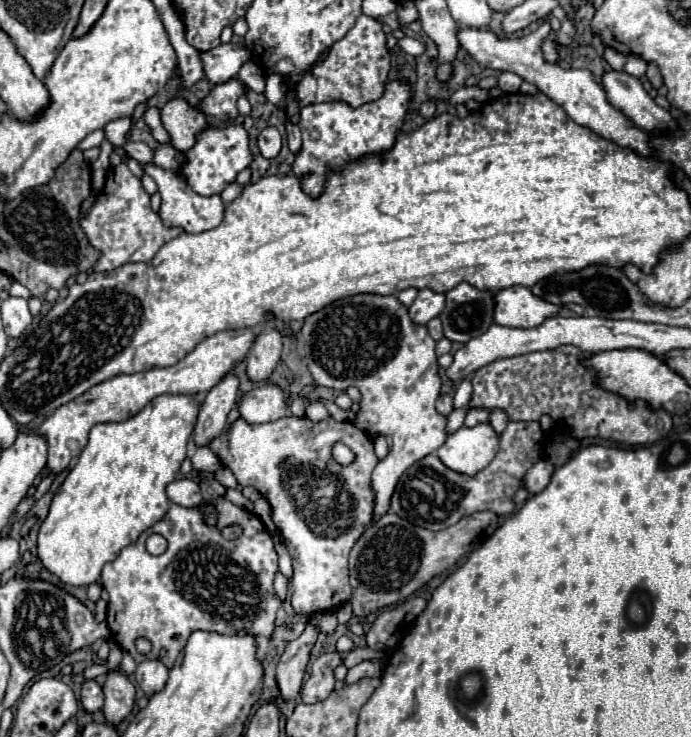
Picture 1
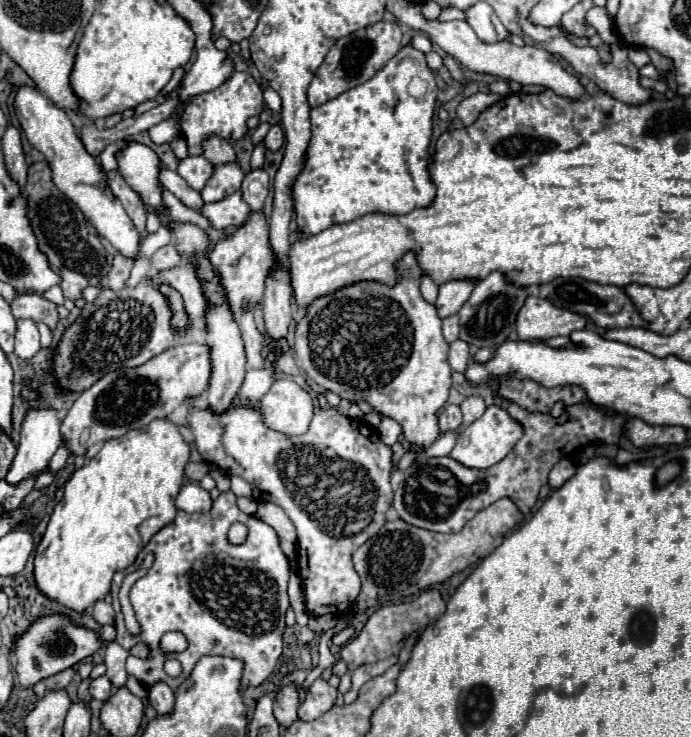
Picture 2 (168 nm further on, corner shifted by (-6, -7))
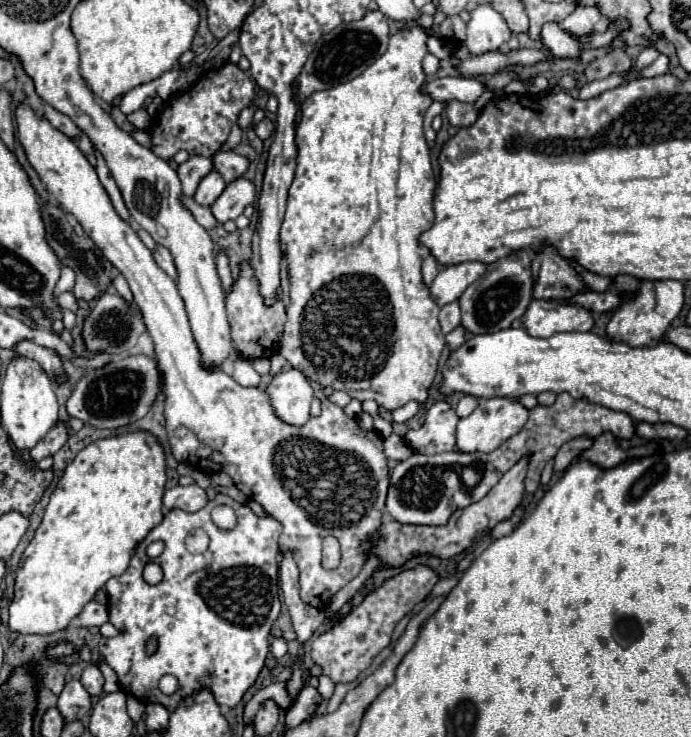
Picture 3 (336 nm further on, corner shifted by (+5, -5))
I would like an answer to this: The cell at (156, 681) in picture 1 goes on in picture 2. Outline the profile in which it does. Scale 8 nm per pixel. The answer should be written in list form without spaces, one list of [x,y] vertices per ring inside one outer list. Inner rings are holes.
[[[156,683],[148,689],[148,701],[158,715],[170,715],[174,709],[174,691],[166,683]]]

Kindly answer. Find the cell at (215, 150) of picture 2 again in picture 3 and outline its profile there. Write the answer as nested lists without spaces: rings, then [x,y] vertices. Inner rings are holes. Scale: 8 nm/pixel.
[[[217,151],[213,155],[213,169],[221,173],[221,177],[229,183],[237,177],[241,177],[249,167],[249,161],[233,151]]]

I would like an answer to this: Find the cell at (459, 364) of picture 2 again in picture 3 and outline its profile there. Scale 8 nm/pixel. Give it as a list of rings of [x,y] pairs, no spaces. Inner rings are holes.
[[[455,327],[455,329],[445,337],[445,341],[447,341],[449,351],[453,353],[457,347],[461,347],[461,343],[465,343],[465,329],[463,329],[463,327]]]

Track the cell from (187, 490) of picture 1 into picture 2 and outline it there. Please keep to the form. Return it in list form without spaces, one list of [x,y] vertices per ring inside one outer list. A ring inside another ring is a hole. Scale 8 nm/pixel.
[[[198,483],[184,485],[176,497],[176,507],[186,513],[208,513],[212,507],[212,497]]]

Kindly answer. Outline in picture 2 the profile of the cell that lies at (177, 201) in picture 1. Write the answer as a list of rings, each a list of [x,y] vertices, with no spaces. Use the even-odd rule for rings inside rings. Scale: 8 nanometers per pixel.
[[[236,191],[218,203],[206,203],[202,215],[208,217],[212,227],[224,229],[228,225],[242,225],[250,215],[250,207],[242,199],[242,191]]]

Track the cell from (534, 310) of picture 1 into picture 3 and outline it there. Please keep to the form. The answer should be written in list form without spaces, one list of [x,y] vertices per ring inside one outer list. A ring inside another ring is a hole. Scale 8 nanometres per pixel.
[[[533,299],[521,317],[523,329],[533,337],[551,337],[561,331],[589,331],[593,317],[579,305]]]

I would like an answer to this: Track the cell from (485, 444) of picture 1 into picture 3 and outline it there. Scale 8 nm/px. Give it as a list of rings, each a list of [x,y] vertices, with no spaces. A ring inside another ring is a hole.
[[[507,397],[479,399],[477,409],[469,417],[459,419],[459,423],[457,423],[457,451],[461,451],[461,453],[495,451],[501,443],[505,443],[509,437],[513,437],[517,431],[521,431],[525,421],[527,421],[527,409],[513,399],[507,399]]]

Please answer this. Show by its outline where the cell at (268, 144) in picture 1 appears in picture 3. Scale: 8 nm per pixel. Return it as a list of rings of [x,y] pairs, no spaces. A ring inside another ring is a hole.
[[[267,117],[255,127],[255,133],[257,133],[259,139],[269,139],[269,137],[273,135],[273,131],[275,131],[275,125],[273,125],[271,119],[267,119]]]

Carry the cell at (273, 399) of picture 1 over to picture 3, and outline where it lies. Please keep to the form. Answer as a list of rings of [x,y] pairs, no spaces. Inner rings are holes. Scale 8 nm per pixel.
[[[287,369],[277,373],[265,387],[275,415],[295,427],[301,427],[309,419],[309,405],[313,401],[313,389],[309,379],[297,371]]]

